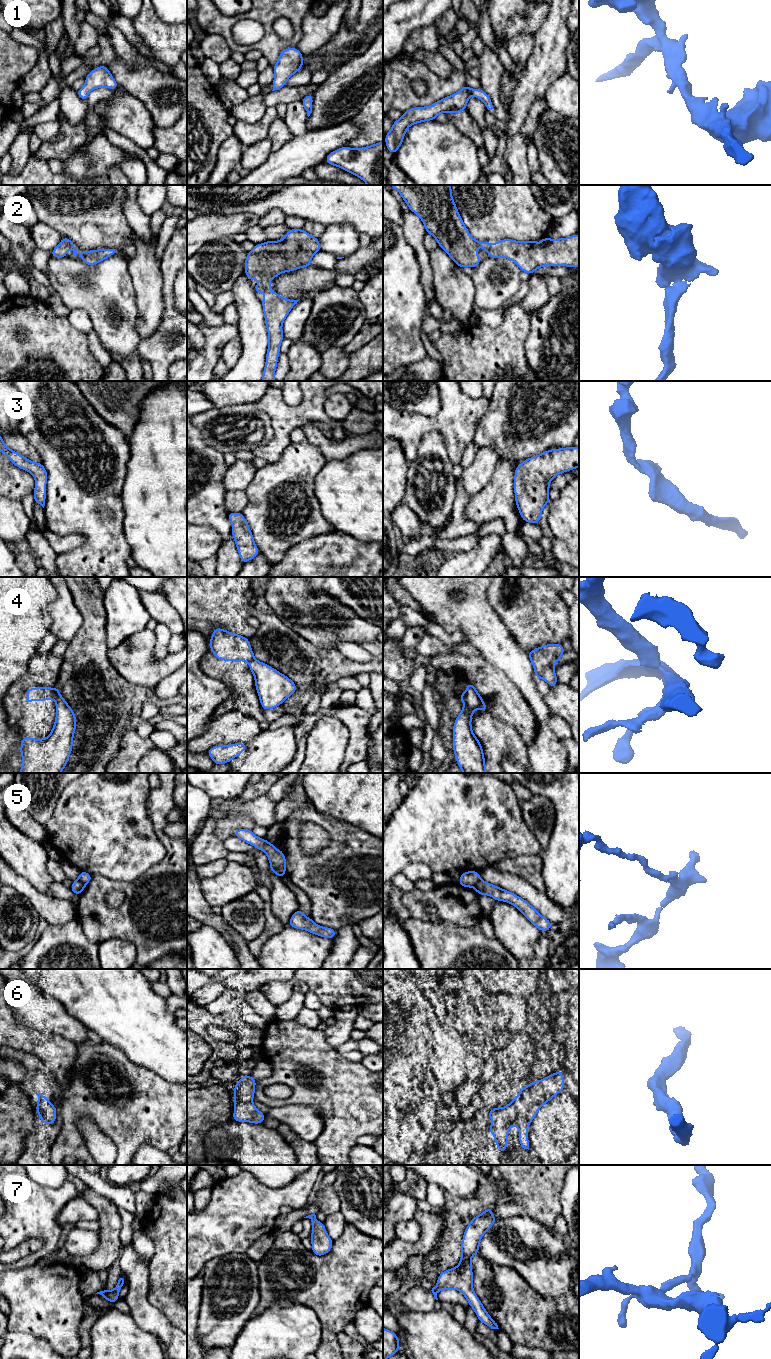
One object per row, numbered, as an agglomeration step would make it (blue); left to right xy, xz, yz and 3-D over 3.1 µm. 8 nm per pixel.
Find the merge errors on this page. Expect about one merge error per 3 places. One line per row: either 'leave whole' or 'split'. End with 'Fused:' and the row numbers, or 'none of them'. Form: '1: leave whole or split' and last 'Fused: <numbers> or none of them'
1: leave whole
2: leave whole
3: leave whole
4: split
5: split
6: leave whole
7: leave whole
Fused: 4, 5

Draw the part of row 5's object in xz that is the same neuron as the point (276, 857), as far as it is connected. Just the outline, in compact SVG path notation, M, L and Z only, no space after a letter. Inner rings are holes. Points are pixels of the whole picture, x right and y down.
M240 828L233 833L233 836L238 837L244 842L262 850L268 856L271 865L274 865L280 872L286 874L286 859L283 851L278 850L275 845L272 845L268 840L257 837L252 830Z

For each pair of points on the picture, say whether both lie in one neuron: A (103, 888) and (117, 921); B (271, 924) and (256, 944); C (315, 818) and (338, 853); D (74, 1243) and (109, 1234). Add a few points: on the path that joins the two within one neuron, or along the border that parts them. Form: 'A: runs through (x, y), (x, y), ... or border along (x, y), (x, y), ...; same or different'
A: runs through (101, 896), (101, 905), (109, 913); same
B: runs through (270, 929), (261, 939); same
C: runs through (325, 822), (338, 835), (338, 843); same
D: border along (98, 1230), (99, 1245), (85, 1256); different

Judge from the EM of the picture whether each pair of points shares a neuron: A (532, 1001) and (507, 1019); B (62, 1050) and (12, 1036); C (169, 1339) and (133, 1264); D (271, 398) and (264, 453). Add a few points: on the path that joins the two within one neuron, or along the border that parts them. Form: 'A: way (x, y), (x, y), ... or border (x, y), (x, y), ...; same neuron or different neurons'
A: border (536, 990), (524, 998), (526, 1023), (522, 1029); different neurons
B: way (50, 1049), (42, 1044), (24, 1039); same neuron
C: way (153, 1320), (139, 1305), (138, 1283); same neuron
D: way (279, 412), (278, 439); same neuron

